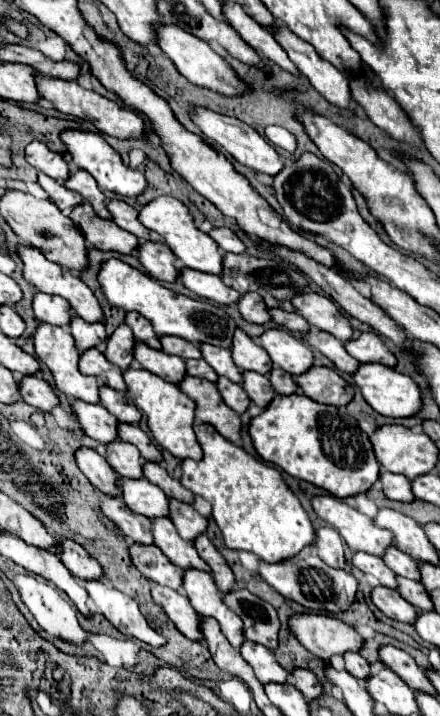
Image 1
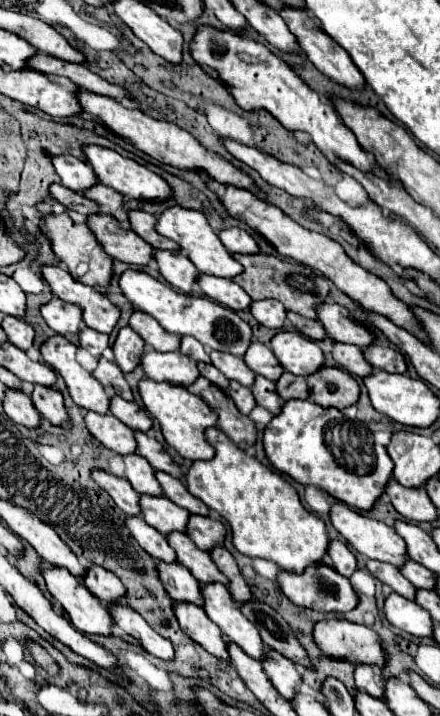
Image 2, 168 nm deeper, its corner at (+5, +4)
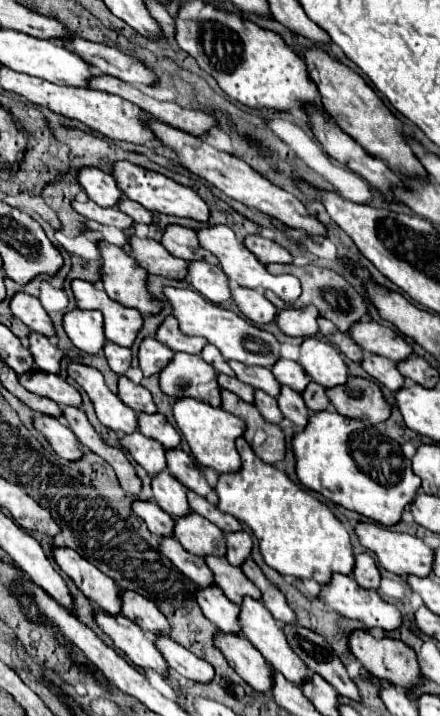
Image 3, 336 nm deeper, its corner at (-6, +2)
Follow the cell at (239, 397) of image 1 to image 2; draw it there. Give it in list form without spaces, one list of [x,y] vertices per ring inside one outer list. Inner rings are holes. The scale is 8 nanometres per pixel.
[[[234,380],[230,382],[230,386],[228,386],[226,392],[228,392],[228,396],[234,400],[236,408],[238,408],[242,414],[248,414],[248,412],[254,408],[254,404],[256,404],[250,388],[244,388],[242,384],[238,384],[238,382],[234,382]]]

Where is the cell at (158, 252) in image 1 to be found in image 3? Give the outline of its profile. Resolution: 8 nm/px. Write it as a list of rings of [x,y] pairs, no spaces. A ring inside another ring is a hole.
[[[189,262],[189,282],[201,296],[215,304],[231,300],[229,280],[219,266],[207,262]]]

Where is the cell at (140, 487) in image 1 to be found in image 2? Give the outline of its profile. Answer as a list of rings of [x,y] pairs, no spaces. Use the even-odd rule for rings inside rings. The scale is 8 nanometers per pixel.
[[[140,494],[140,512],[142,518],[162,534],[168,534],[172,530],[186,532],[190,512],[184,512],[184,508],[172,504],[172,500],[166,496]]]

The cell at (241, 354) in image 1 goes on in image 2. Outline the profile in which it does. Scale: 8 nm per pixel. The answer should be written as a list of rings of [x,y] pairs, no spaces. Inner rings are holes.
[[[258,340],[250,342],[248,352],[244,354],[244,362],[256,374],[260,374],[268,380],[276,380],[276,376],[282,374],[282,368],[280,368],[280,364],[276,364],[276,358],[272,356],[272,350],[266,344],[258,342]]]

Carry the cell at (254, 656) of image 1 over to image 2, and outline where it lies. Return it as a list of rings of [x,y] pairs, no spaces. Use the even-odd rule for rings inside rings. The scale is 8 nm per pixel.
[[[266,648],[264,660],[260,660],[260,664],[264,666],[264,672],[266,672],[268,680],[272,682],[272,686],[278,690],[278,694],[284,696],[286,700],[290,700],[294,686],[300,680],[300,674],[296,672],[294,662],[284,658],[280,652]]]

